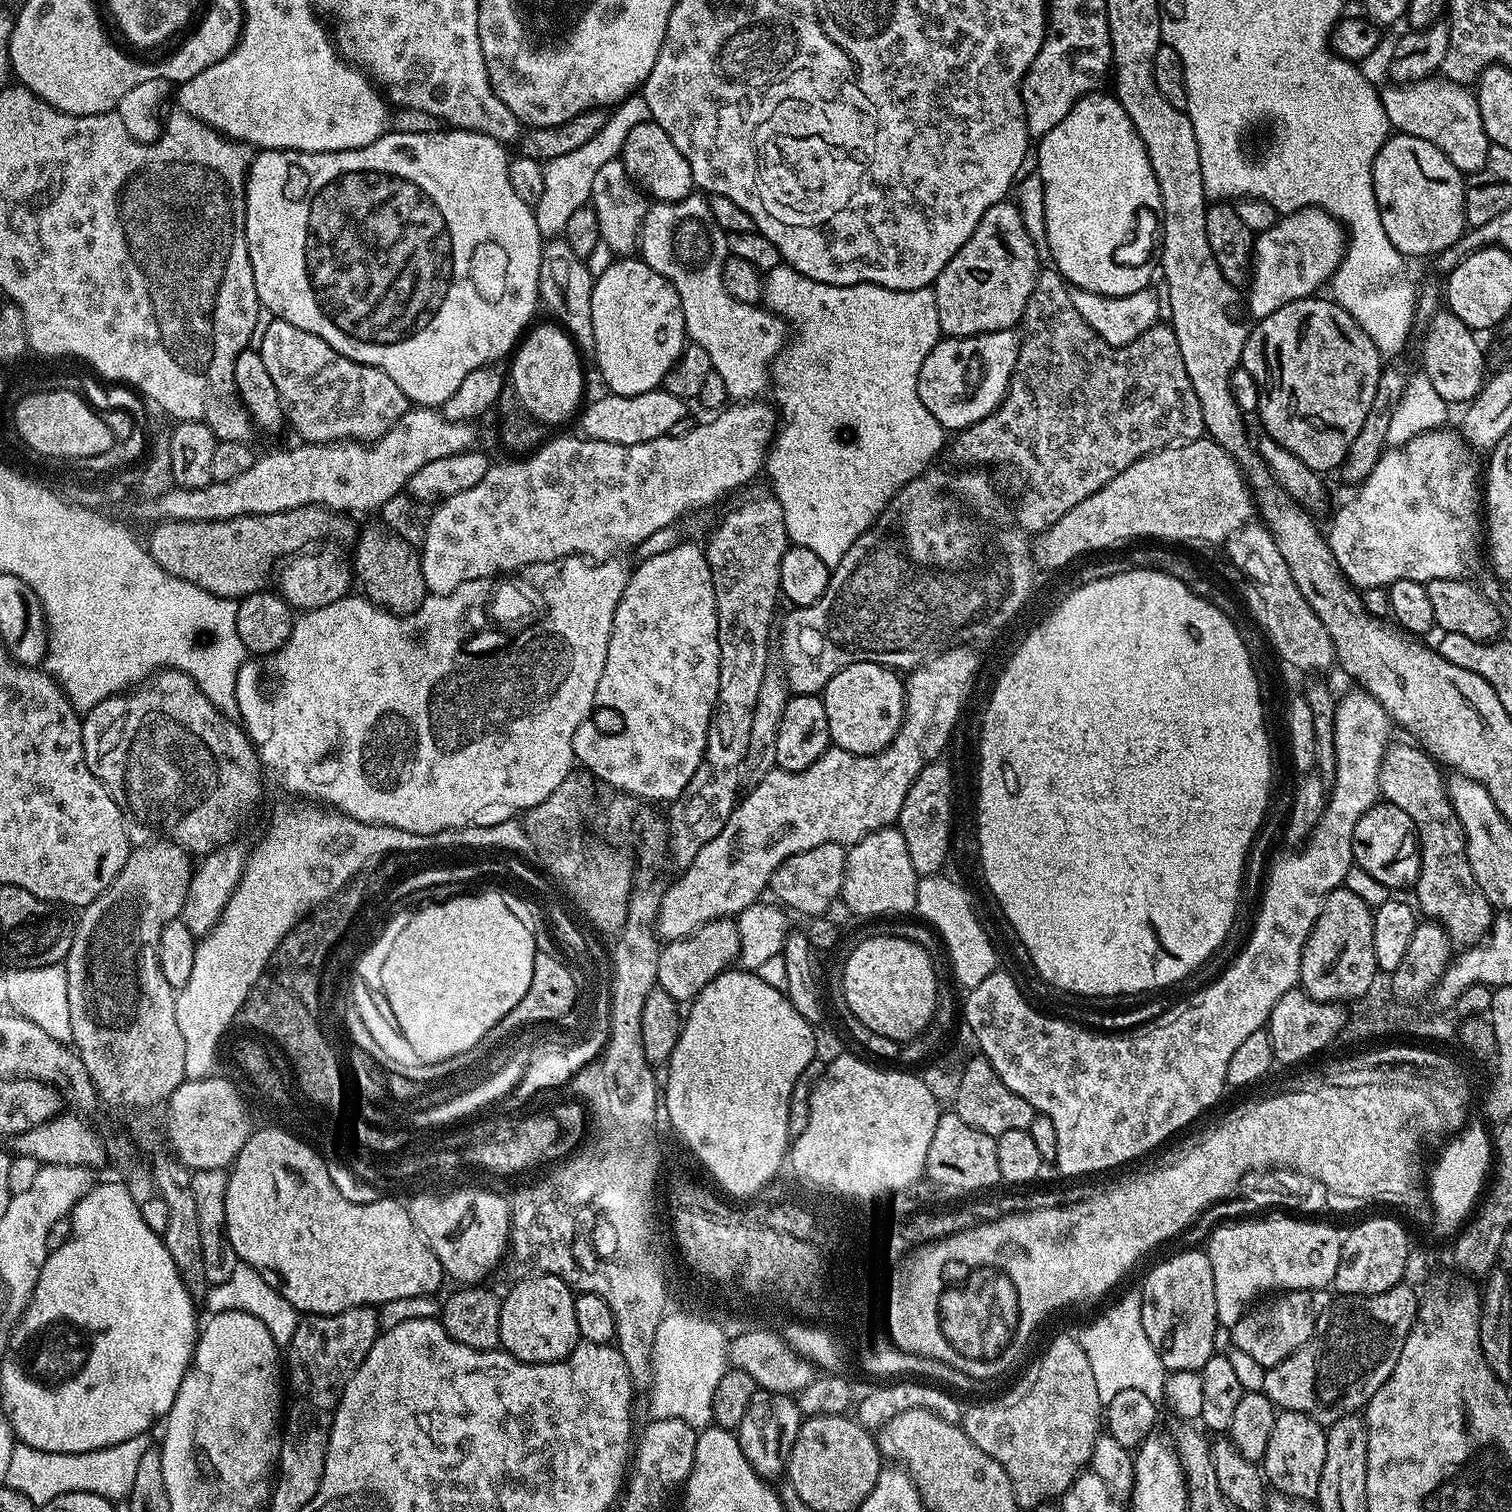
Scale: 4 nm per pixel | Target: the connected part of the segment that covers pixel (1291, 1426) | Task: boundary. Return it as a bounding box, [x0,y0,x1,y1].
[1262,1411,1327,1501]

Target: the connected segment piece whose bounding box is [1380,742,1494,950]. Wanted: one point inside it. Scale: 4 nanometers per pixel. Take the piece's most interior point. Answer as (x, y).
(1446, 889)

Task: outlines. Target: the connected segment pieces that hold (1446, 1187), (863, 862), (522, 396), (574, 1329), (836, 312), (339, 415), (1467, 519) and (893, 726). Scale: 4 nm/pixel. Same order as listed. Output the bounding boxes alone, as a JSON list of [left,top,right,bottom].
[[1428,1115,1494,1239],[842,827,917,918],[510,322,584,426],[500,1274,581,1364],[762,262,946,570],[258,318,410,444],[1326,426,1486,590],[822,662,904,756]]

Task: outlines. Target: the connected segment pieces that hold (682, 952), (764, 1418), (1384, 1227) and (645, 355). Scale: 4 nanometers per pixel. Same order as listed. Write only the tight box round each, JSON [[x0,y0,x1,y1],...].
[[656,919,740,1002],[738,1390,802,1482],[1331,1216,1409,1296],[592,258,686,396]]

